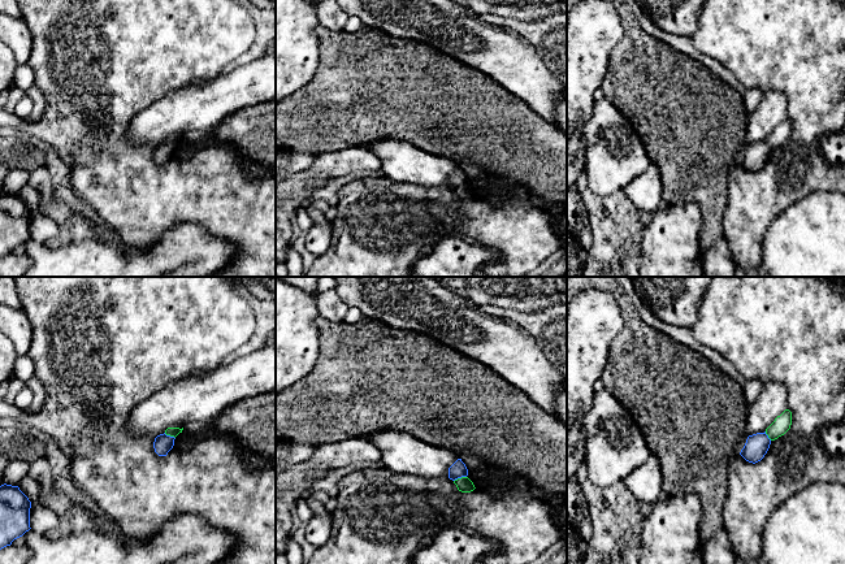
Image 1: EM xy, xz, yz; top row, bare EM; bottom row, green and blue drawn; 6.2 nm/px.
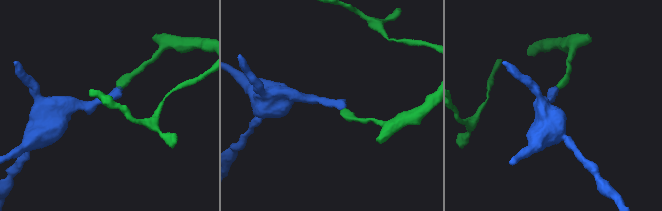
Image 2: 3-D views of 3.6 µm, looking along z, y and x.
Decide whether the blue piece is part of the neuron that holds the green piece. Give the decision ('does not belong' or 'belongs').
does not belong

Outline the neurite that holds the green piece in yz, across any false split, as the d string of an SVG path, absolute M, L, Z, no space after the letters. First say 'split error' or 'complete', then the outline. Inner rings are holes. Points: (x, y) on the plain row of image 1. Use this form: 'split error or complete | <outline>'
complete | M785 118L775 130L766 138L766 143L771 149L784 144L792 134L792 121Z

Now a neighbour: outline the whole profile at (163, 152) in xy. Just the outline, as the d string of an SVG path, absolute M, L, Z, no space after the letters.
M165 142L164 143L160 143L155 147L155 151L153 151L153 157L155 157L155 161L159 164L159 165L166 165L168 161L173 157L174 155L174 146L170 146L170 144L166 144Z

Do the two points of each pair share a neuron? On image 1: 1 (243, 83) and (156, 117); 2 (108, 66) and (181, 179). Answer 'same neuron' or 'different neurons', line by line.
1: same neuron
2: same neuron

